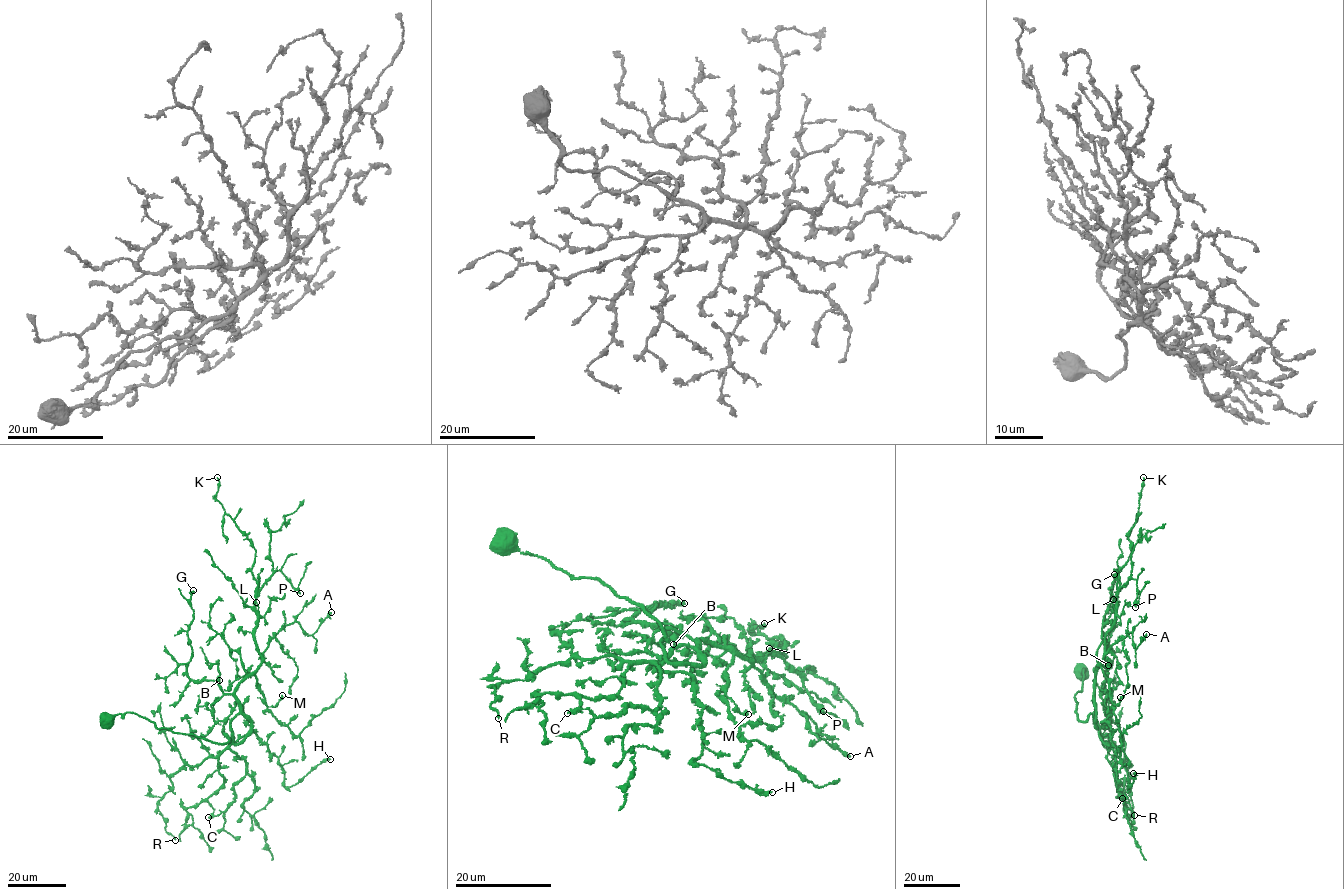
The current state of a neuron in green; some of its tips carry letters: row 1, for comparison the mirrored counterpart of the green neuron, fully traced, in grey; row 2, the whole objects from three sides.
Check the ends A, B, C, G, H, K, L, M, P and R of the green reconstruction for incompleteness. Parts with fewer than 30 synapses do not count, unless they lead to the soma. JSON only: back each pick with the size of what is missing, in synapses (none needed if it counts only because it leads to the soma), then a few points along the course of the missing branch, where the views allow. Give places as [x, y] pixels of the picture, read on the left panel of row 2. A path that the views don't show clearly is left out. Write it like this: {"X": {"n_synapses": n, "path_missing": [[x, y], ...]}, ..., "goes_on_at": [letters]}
{"goes_on_at": []}

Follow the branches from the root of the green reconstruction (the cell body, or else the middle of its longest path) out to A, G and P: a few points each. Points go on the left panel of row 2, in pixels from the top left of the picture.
A: (108, 720), (133, 713), (233, 743), (235, 688), (271, 639), (295, 622), (312, 634), (331, 612)
G: (108, 720), (133, 713), (157, 728), (221, 743), (224, 734), (233, 743), (237, 700), (187, 674), (193, 590)
P: (108, 720), (133, 713), (233, 743), (235, 688), (261, 662), (255, 595), (279, 571), (300, 593)

